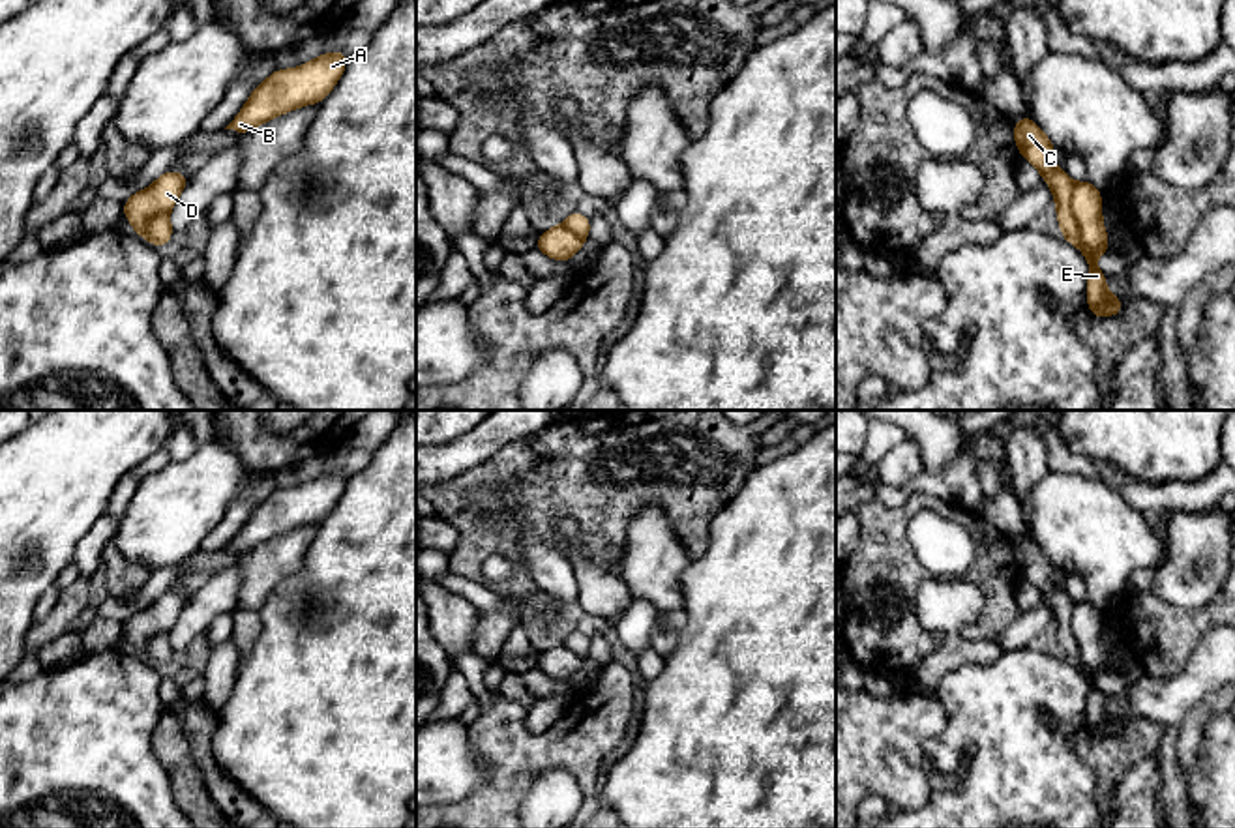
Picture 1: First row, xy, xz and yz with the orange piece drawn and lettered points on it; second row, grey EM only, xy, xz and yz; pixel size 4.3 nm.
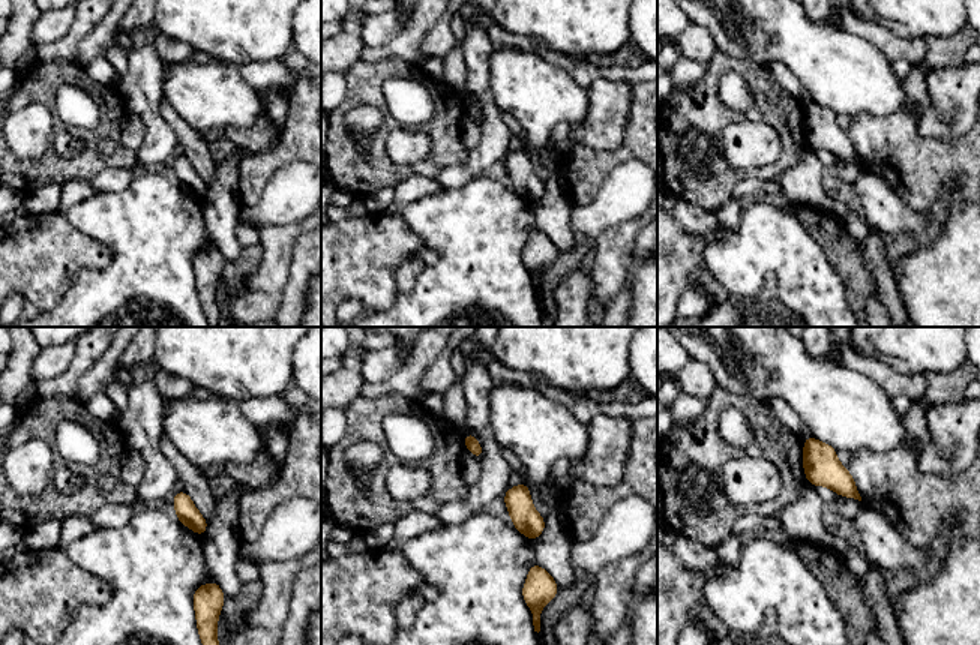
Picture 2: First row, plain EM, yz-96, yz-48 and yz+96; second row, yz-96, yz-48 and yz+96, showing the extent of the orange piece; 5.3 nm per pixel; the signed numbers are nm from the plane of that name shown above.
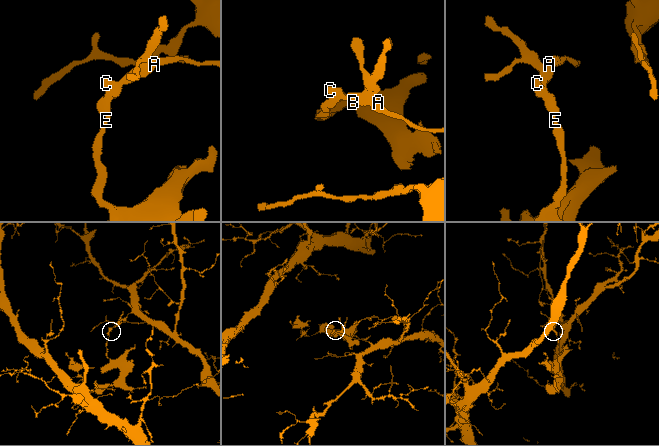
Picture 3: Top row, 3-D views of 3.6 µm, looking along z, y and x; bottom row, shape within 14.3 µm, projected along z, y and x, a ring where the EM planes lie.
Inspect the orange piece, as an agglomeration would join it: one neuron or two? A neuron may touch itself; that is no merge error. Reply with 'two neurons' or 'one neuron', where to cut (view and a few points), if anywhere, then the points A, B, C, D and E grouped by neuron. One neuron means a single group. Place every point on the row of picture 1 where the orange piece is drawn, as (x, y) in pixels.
two neurons; cut in yz along (1072, 184), (1071, 212), (1080, 240), (1097, 255); A B D / C E

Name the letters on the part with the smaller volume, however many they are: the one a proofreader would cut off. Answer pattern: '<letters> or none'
C, E

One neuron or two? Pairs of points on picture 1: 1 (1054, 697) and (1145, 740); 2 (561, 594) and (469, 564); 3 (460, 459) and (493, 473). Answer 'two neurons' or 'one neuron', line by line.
1: two neurons
2: two neurons
3: two neurons

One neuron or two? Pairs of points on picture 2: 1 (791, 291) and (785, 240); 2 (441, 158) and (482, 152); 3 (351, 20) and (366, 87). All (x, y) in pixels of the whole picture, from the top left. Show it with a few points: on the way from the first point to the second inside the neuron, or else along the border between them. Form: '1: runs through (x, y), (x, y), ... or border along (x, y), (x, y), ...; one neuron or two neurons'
1: runs through (791, 279), (790, 252); one neuron
2: border along (470, 150), (464, 161), (447, 165), (438, 173); two neurons
3: border along (359, 59), (344, 72); two neurons

